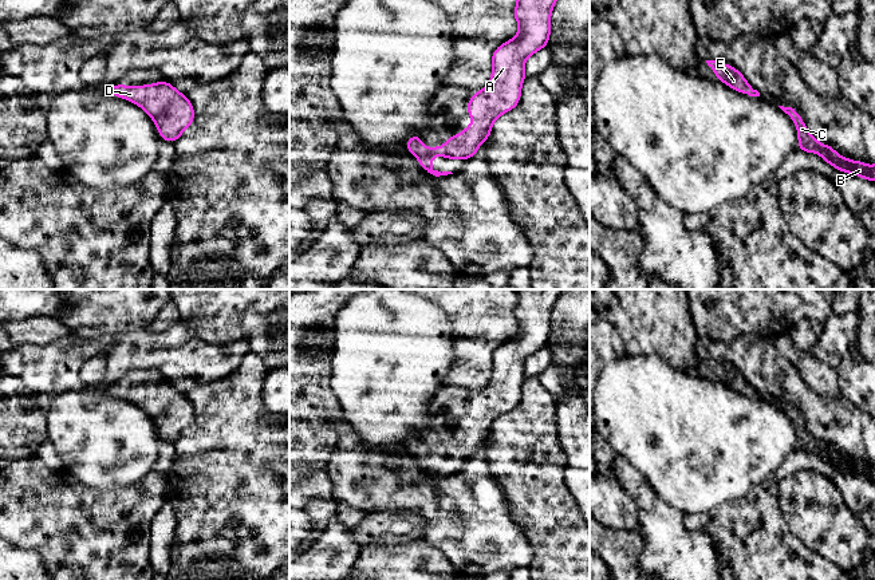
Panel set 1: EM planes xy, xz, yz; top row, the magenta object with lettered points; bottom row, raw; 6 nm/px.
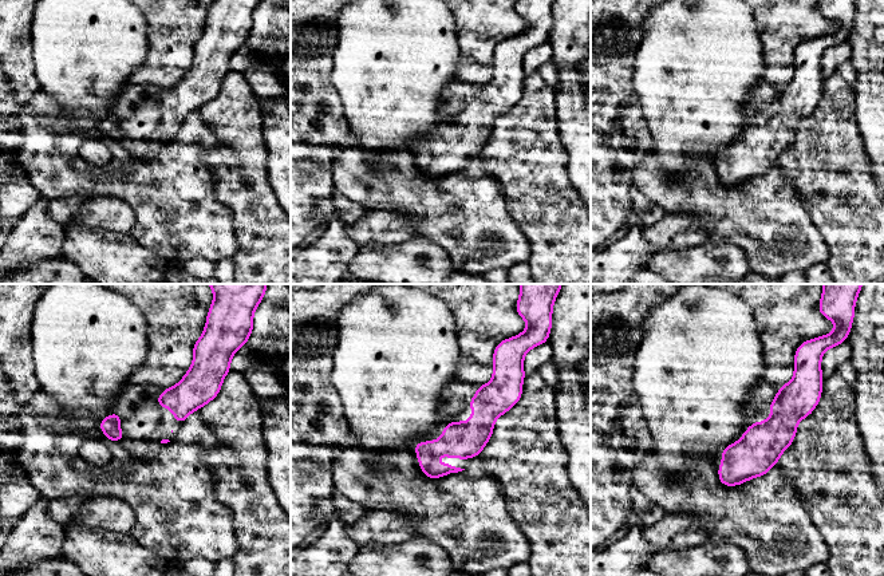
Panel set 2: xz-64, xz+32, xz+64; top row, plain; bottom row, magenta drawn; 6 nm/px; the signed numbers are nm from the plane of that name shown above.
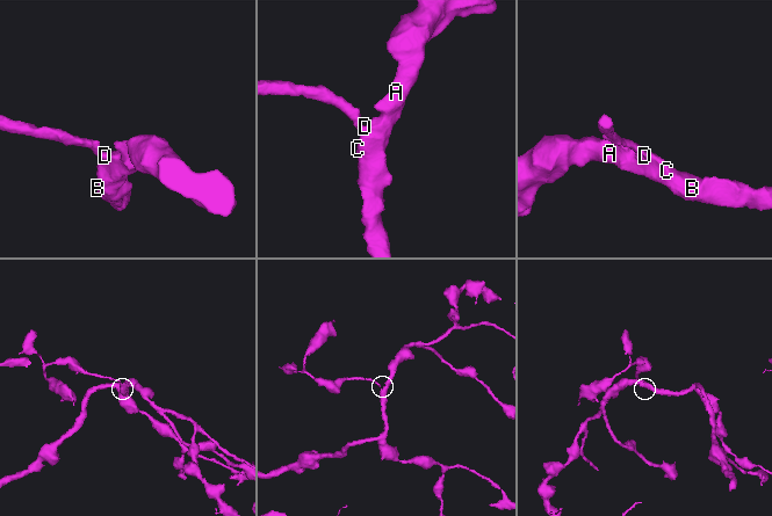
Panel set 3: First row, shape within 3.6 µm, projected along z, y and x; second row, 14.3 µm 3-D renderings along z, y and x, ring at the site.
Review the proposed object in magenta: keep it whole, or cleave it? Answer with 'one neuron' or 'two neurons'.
one neuron

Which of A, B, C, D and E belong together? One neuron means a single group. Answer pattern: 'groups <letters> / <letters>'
groups A B C D E

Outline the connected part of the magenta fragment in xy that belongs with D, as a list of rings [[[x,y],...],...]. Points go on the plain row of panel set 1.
[[[169,382],[129,387],[106,384],[106,390],[118,398],[138,405],[157,425],[162,441],[176,442],[194,421],[192,402]]]

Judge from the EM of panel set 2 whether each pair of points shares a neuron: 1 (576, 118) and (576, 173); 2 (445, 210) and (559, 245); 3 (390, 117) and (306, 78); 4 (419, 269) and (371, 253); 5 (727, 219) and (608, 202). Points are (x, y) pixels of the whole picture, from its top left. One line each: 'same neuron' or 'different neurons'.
1: same neuron
2: different neurons
3: different neurons
4: same neuron
5: different neurons

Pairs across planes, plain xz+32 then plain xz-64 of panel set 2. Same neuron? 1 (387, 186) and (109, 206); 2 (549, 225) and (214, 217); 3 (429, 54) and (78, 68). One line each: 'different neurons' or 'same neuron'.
1: different neurons
2: different neurons
3: same neuron

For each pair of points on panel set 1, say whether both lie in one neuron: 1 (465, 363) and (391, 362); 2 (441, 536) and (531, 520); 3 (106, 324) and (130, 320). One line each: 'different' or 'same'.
1: different
2: different
3: same

